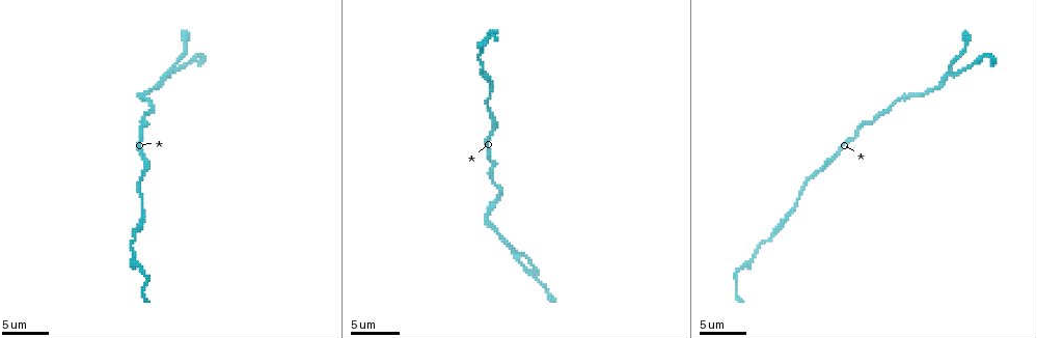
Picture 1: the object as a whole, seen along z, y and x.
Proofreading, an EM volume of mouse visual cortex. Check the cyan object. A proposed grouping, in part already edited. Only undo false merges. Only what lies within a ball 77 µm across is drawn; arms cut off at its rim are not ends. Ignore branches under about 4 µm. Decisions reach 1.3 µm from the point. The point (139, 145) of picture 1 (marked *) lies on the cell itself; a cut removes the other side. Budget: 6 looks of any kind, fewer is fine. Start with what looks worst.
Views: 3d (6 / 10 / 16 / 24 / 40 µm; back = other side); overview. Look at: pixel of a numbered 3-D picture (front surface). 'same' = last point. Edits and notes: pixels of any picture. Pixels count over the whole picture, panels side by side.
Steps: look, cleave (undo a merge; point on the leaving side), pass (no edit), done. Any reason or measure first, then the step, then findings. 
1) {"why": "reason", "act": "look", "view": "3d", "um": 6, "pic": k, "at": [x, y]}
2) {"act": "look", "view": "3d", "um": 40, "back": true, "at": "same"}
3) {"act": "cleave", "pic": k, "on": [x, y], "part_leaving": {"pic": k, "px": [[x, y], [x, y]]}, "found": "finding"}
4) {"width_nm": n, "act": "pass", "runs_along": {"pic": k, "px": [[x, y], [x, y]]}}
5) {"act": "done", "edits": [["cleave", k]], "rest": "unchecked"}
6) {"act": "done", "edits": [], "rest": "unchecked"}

{"why": "side arm on a straight run", "act": "look", "view": "3d", "um": 6, "pic": 1, "at": [519, 259]}

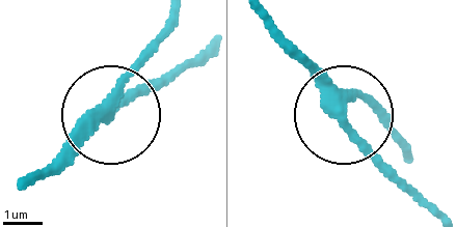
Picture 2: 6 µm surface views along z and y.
{"act": "look", "view": "3d", "um": 6, "back": true, "pic": 2, "at": [337, 107]}

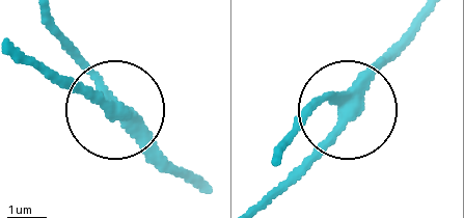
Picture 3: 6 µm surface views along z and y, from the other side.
{"width_nm": 300, "act": "pass", "runs_along": {"pic": 3, "px": [[198, 184], [62, 38]]}, "found": "all the same cell"}

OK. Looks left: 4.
{"act": "look", "view": "3d", "um": 10, "pic": 1, "at": [484, 218]}

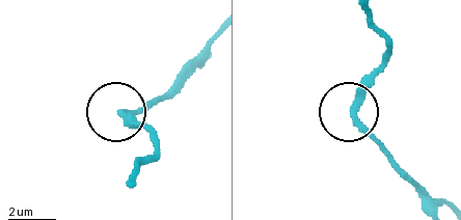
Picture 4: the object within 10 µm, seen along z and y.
{"act": "pass", "runs_along": {"pic": 4, "px": [[137, 183], [155, 147], [120, 112], [142, 112], [164, 100]]}, "found": "all the same cell"}

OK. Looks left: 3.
{"why": "thick turns thin", "act": "look", "view": "3d", "um": 10, "pic": 1, "at": [131, 257]}

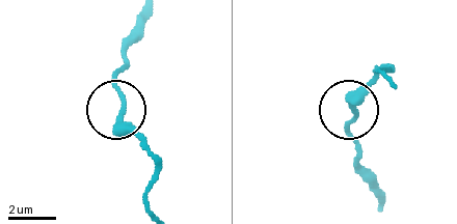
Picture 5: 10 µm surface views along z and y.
{"width_nm": 210, "act": "pass", "runs_along": {"pic": 5, "px": [[377, 202], [349, 127], [355, 99], [381, 65]]}, "found": "all the same cell"}

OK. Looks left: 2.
{"act": "done", "edits": [], "rest": "unchecked"}

